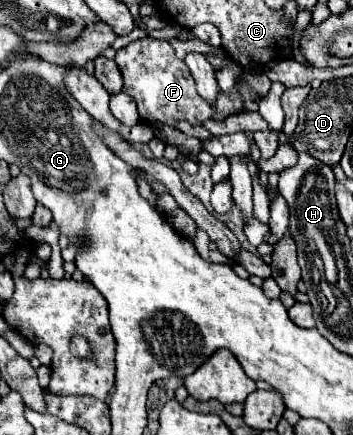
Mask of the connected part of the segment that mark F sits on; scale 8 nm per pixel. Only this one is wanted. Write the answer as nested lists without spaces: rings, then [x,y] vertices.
[[[143,37],[131,41],[127,47],[117,51],[113,61],[123,75],[123,91],[135,99],[139,117],[145,123],[165,123],[175,127],[175,121],[183,119],[191,125],[201,125],[207,119],[225,119],[241,111],[241,95],[237,87],[233,89],[233,93],[219,91],[217,107],[209,107],[209,103],[205,103],[195,91],[195,81],[189,67],[175,57],[173,47],[165,39]]]

